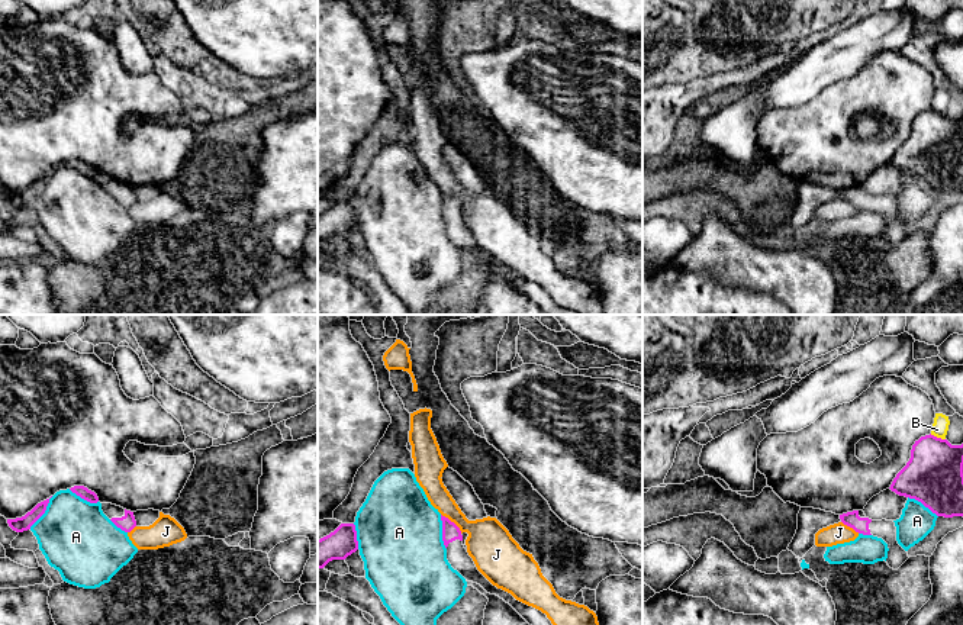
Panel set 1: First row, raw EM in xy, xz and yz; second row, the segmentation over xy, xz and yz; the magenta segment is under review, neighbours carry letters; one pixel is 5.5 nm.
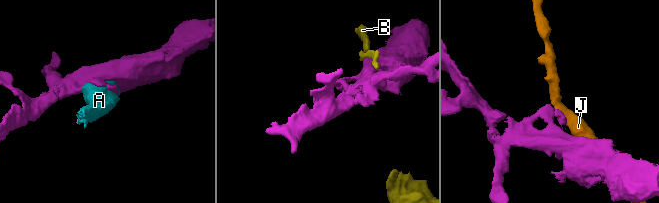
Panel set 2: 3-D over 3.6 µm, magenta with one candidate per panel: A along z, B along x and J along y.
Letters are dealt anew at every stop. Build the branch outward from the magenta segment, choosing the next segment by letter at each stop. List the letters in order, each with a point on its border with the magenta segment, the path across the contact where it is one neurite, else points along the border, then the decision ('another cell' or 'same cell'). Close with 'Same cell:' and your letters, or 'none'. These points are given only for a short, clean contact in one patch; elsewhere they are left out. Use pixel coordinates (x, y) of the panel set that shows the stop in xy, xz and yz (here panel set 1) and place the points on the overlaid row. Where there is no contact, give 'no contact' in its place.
A: xz (443, 532) | another cell
B: yz (936, 437) | another cell
J: xz (453, 522) | along xz (441, 514), (461, 532) | another cell
Same cell: none

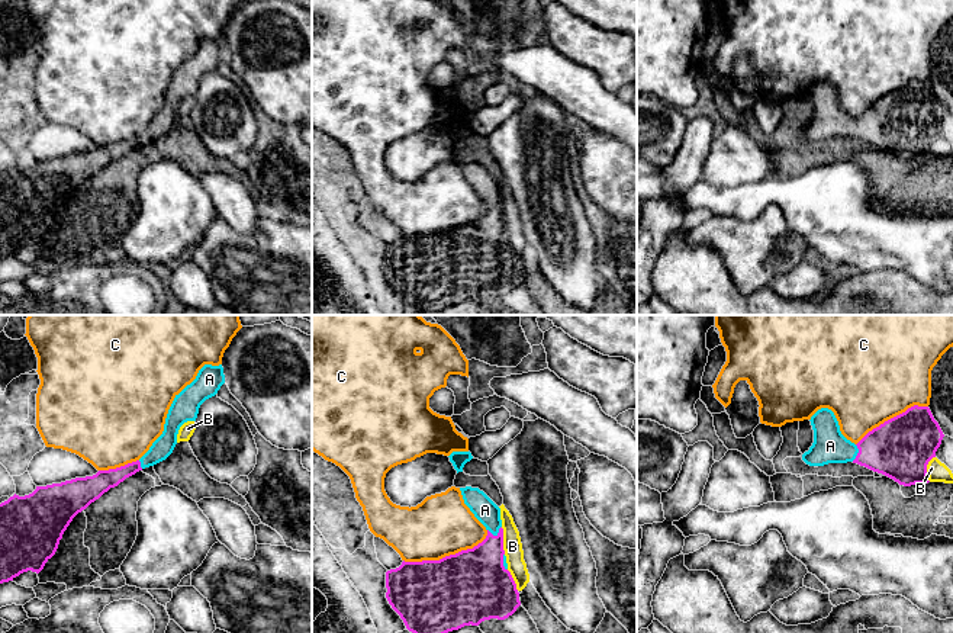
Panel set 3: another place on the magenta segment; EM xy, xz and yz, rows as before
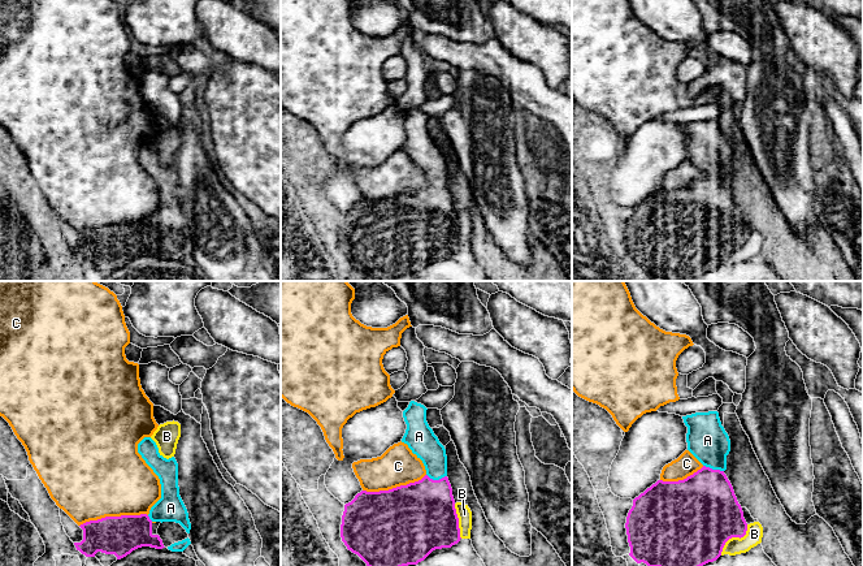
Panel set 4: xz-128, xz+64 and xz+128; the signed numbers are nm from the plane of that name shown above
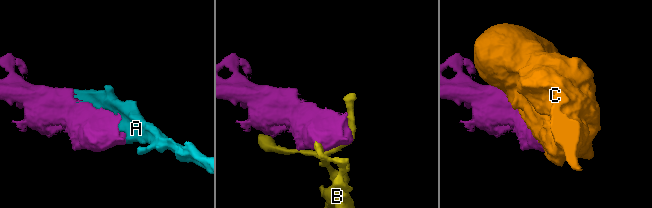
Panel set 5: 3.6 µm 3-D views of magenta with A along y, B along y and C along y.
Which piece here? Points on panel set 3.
A: xz (495, 536) | same cell
B: xz (502, 540) | another cell
C: xz (447, 556) | another cell
Same cell: A

